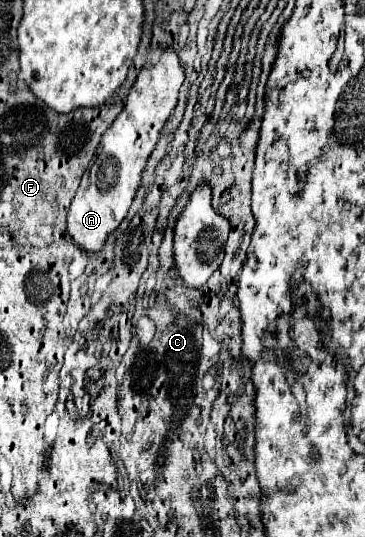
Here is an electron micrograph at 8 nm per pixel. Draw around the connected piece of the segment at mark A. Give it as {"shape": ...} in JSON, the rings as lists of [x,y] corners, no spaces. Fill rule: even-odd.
{"shape":[[[164,49],[160,61],[154,67],[144,67],[140,71],[134,87],[130,89],[124,111],[104,133],[92,163],[84,171],[84,177],[68,211],[68,231],[82,251],[102,251],[108,235],[112,235],[124,221],[140,189],[148,157],[152,155],[160,133],[178,103],[182,83],[184,71],[180,67],[178,55],[172,49]]]}

